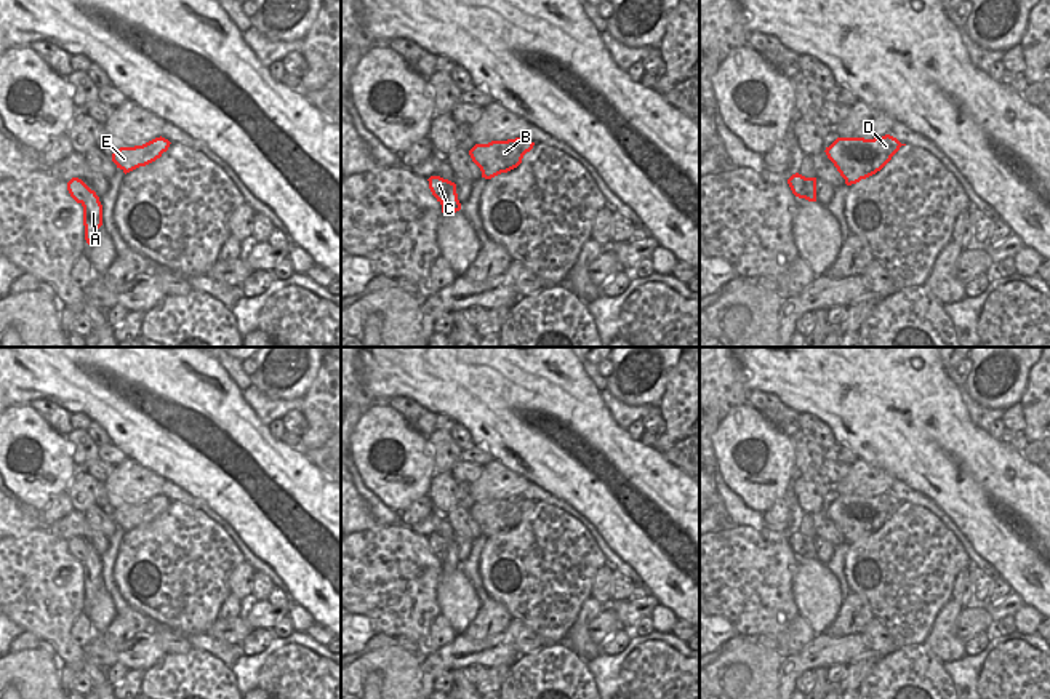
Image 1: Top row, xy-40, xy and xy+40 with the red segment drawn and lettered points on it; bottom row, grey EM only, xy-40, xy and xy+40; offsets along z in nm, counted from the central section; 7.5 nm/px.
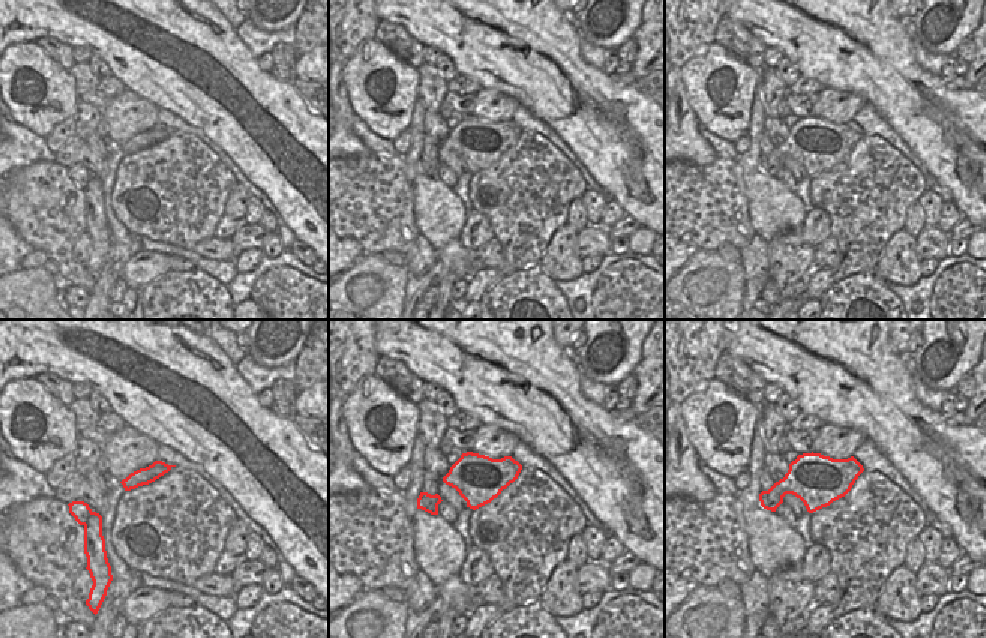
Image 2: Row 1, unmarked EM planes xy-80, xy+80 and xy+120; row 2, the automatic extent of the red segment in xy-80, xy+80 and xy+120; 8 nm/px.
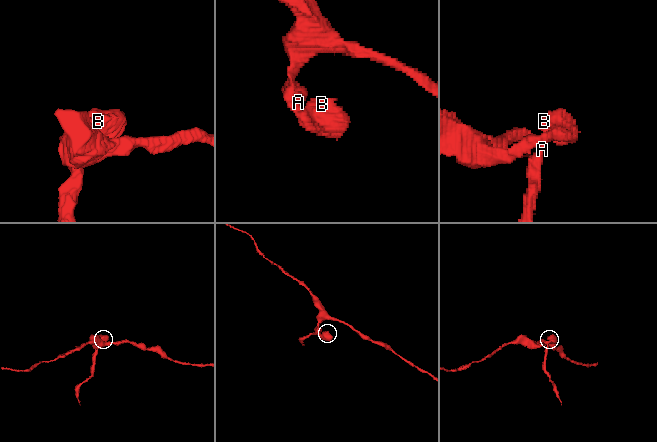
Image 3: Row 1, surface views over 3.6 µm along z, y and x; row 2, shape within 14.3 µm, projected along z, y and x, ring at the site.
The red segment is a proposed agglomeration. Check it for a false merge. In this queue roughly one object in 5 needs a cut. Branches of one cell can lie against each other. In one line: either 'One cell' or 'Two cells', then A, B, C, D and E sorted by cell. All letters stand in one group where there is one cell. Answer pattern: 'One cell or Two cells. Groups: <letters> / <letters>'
Two cells. Groups: A / B C D E.

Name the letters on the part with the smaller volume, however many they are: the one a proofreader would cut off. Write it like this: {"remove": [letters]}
{"remove": ["A"]}

